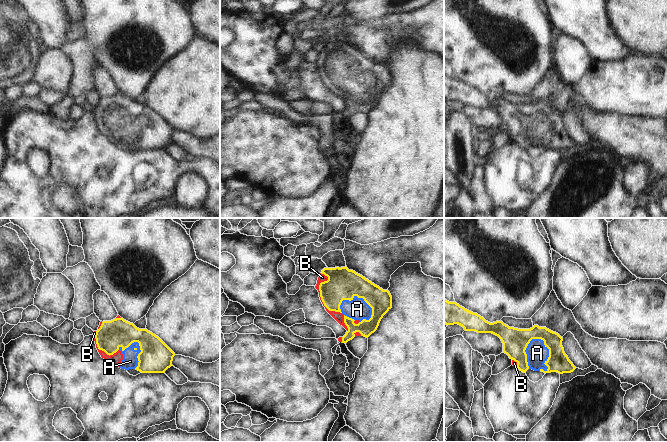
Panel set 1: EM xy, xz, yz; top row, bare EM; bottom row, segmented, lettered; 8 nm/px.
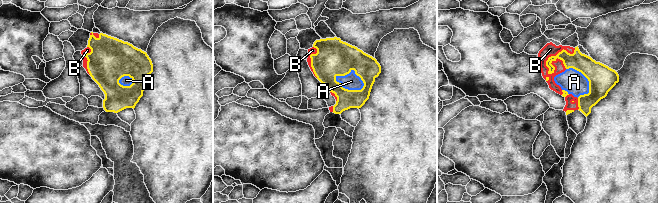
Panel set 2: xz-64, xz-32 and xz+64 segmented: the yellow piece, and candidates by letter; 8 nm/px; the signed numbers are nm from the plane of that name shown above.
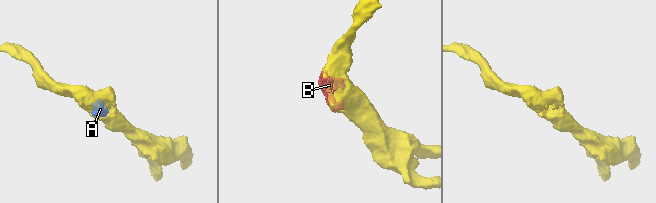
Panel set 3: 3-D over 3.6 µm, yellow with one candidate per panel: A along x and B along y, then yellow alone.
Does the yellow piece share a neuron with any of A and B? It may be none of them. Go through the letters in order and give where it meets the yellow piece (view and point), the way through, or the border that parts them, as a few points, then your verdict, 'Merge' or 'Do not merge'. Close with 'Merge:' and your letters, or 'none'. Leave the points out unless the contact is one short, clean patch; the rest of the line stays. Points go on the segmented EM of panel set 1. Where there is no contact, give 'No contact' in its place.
A: Touches yellow at yz (549, 351). Merge
B: Touches yellow at xz (320, 295). Do not merge
Merge: A

